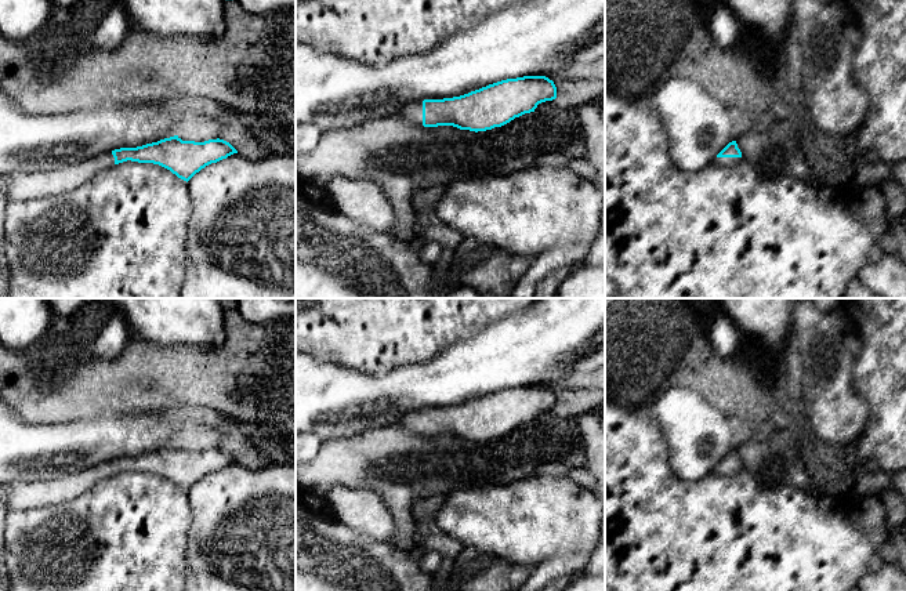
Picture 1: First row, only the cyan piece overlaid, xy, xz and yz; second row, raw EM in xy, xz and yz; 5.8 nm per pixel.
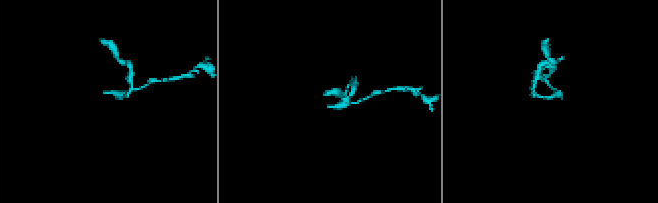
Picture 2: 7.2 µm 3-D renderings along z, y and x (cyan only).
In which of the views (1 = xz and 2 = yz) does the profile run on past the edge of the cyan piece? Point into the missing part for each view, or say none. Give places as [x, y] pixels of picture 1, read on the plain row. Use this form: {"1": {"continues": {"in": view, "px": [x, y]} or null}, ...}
{"1": {"continues": {"in": "xz", "px": [412, 421]}}, "2": {"continues": {"in": "yz", "px": [720, 470]}}}

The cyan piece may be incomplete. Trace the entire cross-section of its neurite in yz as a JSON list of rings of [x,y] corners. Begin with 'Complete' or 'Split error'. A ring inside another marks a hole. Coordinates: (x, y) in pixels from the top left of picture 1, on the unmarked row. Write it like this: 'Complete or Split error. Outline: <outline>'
Split error. Outline: [[[736,450],[729,452],[715,467],[715,472],[720,475],[732,475],[742,469],[742,461],[738,457]]]

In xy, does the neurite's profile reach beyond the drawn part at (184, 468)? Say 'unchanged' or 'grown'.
grown

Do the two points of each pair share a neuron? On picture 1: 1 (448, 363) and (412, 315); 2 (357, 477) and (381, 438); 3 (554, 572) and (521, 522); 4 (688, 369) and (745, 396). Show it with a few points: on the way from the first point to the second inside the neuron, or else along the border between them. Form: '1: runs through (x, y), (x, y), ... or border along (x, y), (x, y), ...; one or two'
1: border along (468, 338), (446, 345), (424, 362), (409, 365); two
2: runs through (363, 467), (381, 448); one
3: border along (558, 555), (548, 557), (536, 566); two
4: runs through (702, 369), (710, 370), (731, 387); one

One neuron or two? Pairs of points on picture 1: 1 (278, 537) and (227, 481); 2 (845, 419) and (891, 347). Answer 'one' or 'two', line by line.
1: one
2: two

